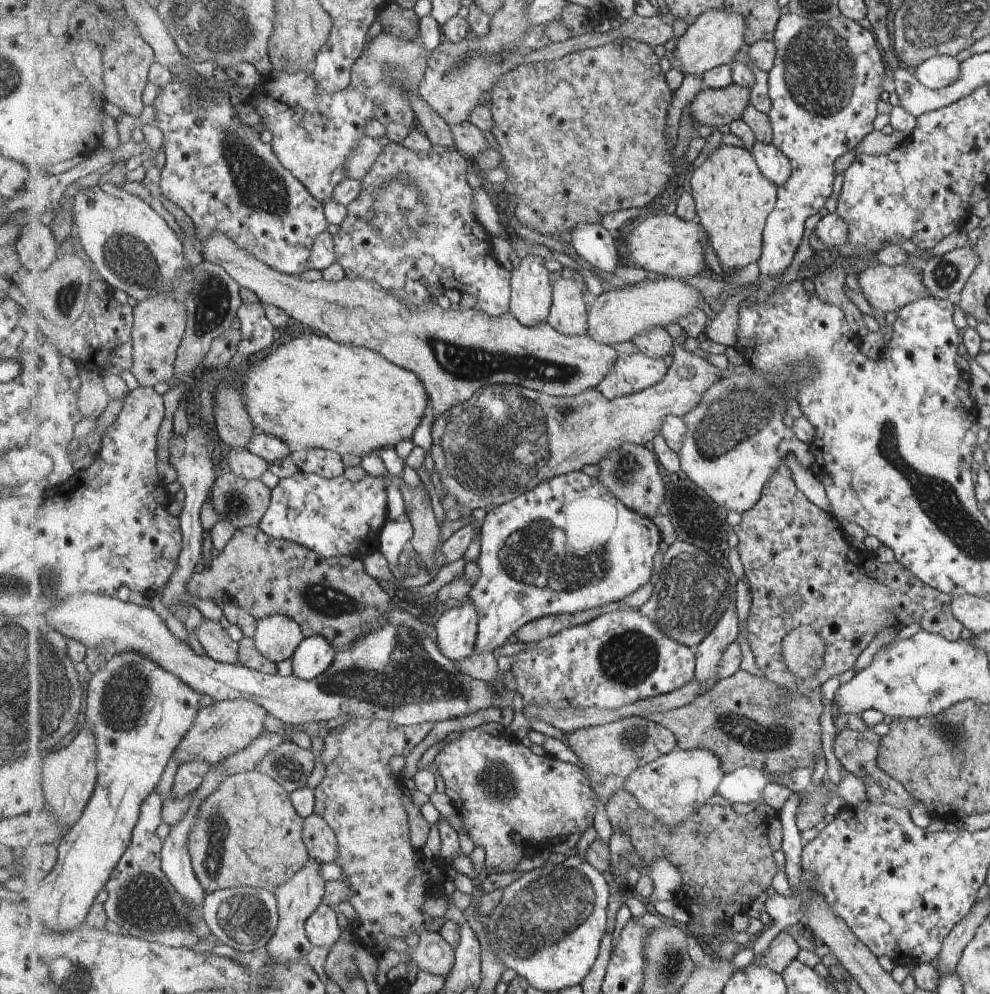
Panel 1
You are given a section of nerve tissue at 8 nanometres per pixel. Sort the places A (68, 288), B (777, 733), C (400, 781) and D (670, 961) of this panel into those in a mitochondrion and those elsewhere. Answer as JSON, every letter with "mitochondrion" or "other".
{"A":"mitochondrion","B":"mitochondrion","C":"other","D":"mitochondrion"}

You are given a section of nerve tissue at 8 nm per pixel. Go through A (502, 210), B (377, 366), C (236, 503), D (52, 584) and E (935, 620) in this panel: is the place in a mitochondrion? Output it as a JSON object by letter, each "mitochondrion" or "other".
{"A":"other","B":"other","C":"mitochondrion","D":"mitochondrion","E":"other"}

